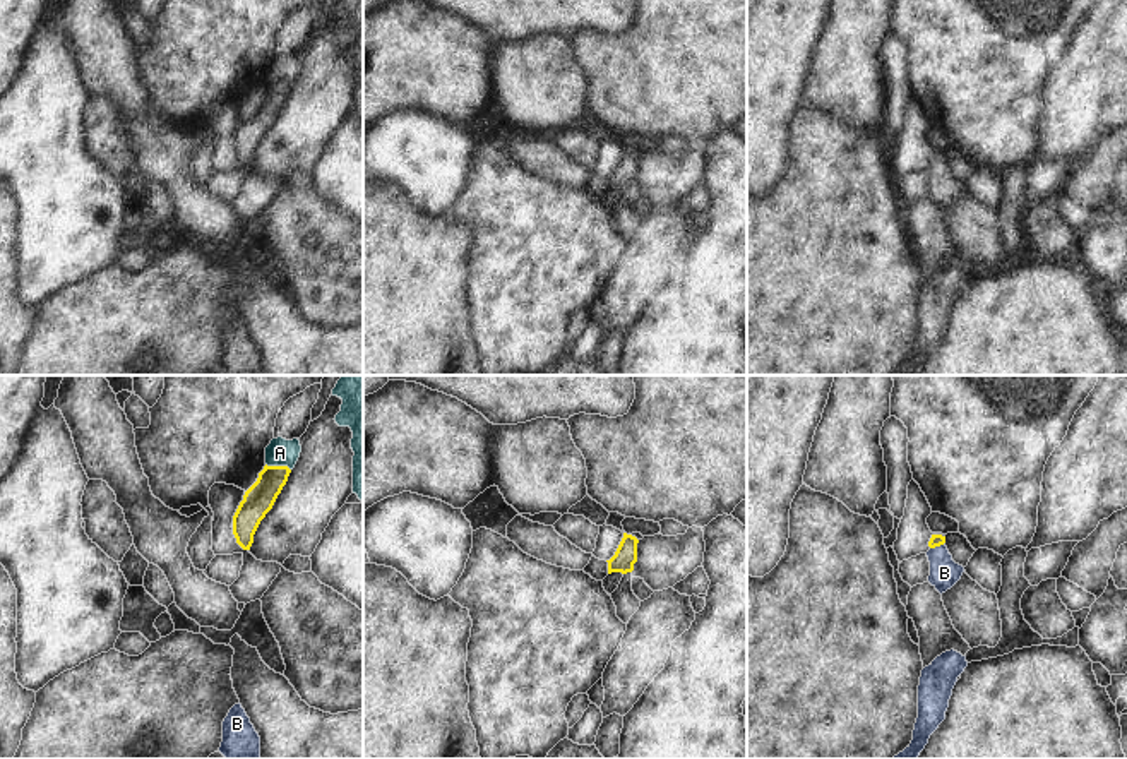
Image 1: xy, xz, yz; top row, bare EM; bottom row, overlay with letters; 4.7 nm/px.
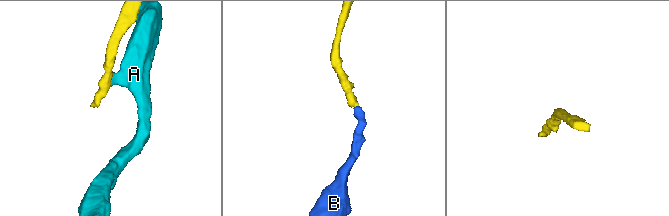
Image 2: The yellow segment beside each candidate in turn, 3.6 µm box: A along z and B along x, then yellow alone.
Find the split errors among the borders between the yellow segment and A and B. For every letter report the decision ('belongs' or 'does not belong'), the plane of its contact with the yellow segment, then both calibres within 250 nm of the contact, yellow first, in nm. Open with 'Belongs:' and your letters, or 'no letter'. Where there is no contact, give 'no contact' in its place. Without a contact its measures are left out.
Belongs: B
A: does not belong; meets yellow in xy; 140 nm thick on the yellow side, 130 nm on the other
B: belongs; meets yellow in yz; 60 nm thick on the yellow side, 140 nm on the other

